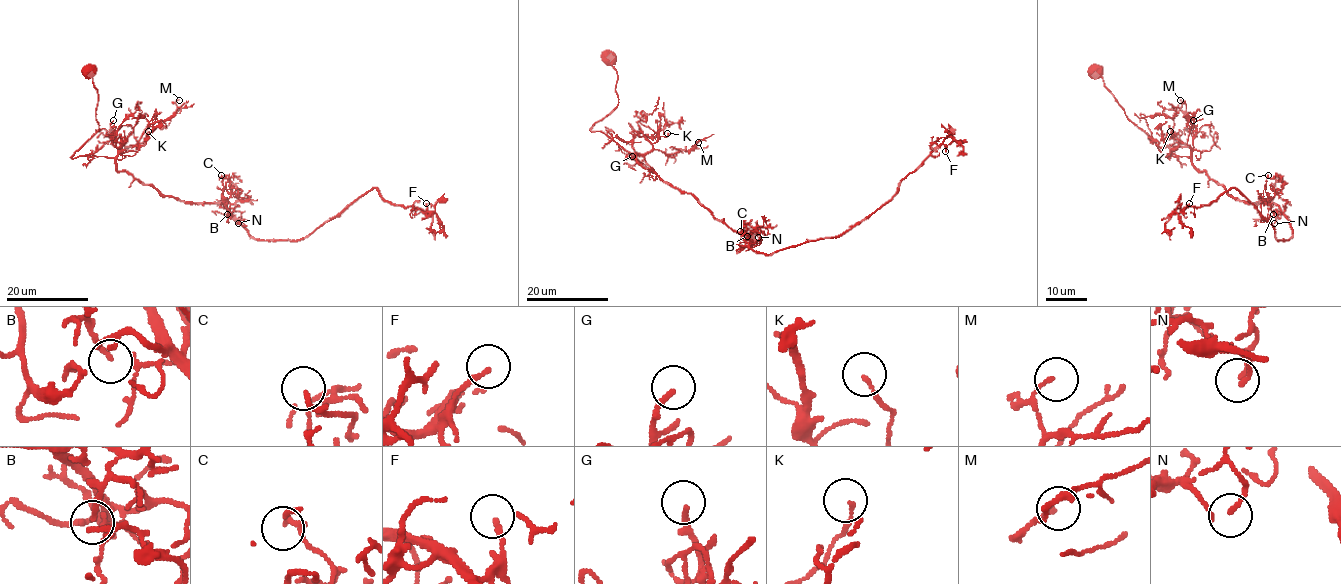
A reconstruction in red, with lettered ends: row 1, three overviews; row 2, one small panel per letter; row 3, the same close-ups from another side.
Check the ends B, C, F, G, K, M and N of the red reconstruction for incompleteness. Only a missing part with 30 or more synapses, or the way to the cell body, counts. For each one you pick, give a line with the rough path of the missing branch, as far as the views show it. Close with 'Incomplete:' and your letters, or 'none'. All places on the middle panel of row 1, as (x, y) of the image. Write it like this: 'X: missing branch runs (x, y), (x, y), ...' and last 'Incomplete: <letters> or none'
G: missing branch runs (632, 156), (641, 158), (651, 153), (686, 156)
Incomplete: G

